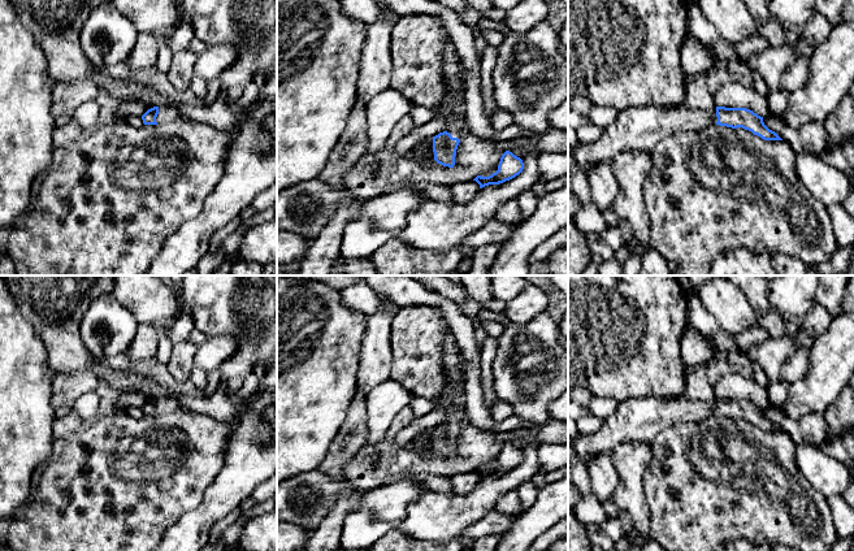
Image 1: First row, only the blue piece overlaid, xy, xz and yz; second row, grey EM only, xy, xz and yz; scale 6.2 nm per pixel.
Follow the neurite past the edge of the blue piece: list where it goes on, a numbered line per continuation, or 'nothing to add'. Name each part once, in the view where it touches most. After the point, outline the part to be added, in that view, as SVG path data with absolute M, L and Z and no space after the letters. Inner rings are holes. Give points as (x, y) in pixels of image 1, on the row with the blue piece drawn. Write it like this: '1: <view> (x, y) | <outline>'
1: xy (167, 113) | M170 105L159 107L159 114L156 117L157 125L173 122L178 117L178 112Z

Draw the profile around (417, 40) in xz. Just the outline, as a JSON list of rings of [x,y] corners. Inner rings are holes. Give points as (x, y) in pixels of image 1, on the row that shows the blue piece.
[[[398,17],[391,30],[390,90],[403,95],[412,105],[441,108],[446,94],[441,74],[442,55],[448,42],[448,32],[438,17]]]

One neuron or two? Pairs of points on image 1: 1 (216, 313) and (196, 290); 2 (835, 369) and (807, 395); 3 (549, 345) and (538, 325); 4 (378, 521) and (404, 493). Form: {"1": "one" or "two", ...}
{"1": "one", "2": "one", "3": "one", "4": "one"}

